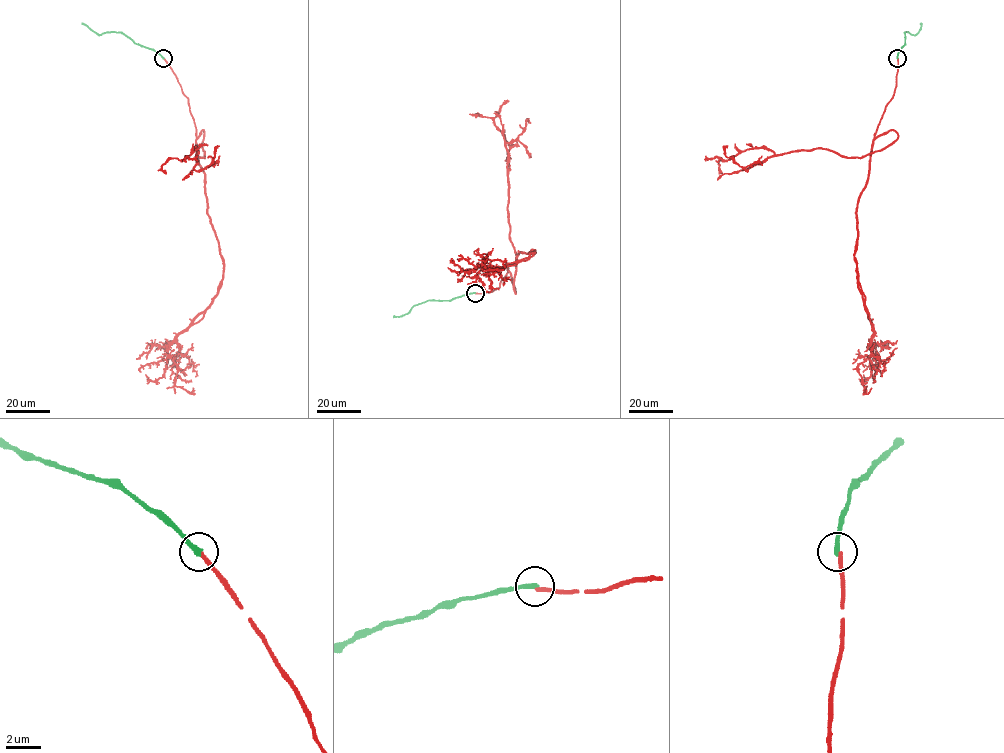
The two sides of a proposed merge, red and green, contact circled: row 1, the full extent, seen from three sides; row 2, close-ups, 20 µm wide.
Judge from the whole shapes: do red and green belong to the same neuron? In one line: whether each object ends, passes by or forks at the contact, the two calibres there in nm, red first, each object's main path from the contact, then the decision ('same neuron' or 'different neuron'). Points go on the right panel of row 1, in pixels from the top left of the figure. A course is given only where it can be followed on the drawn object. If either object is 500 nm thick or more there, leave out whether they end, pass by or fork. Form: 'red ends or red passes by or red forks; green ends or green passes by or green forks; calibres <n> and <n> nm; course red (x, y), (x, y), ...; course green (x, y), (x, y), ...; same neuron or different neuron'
red ends; green ends; calibres 240 and 300 nm; course red (897, 58), (894, 93), (857, 204), (857, 278), (873, 331), (871, 353), (858, 372), (864, 391), (871, 387); course green (897, 58), (905, 44), (905, 32), (915, 35), (921, 23); different neuron

